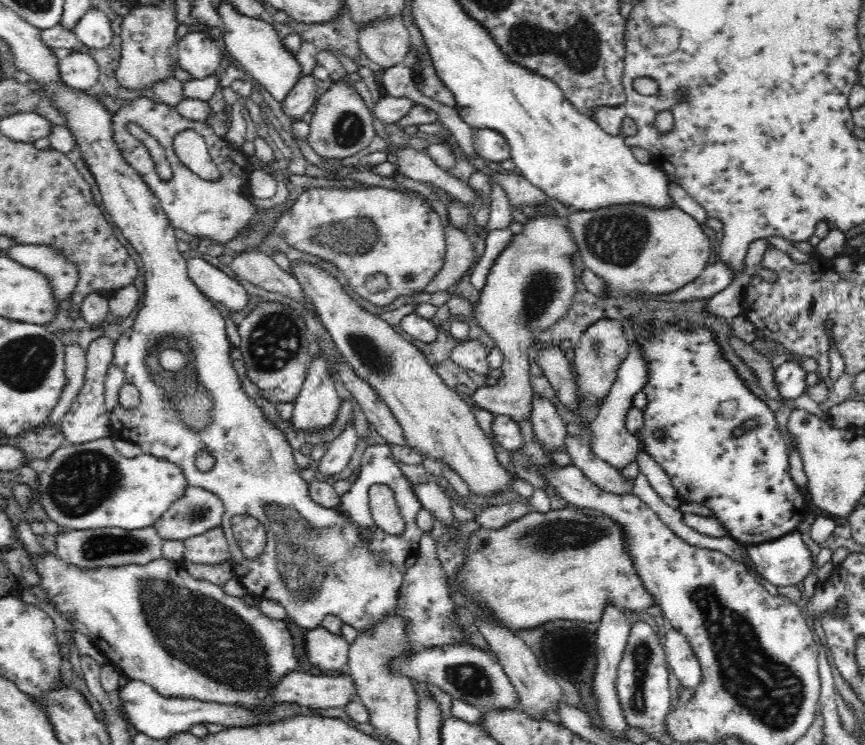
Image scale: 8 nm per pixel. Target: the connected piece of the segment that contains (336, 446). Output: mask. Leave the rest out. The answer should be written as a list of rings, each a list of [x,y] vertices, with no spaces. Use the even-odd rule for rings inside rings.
[[[348,422],[344,431],[339,436],[330,440],[326,454],[322,456],[322,459],[315,463],[314,466],[317,468],[318,474],[329,477],[342,473],[355,452],[358,438],[354,426],[351,426]]]

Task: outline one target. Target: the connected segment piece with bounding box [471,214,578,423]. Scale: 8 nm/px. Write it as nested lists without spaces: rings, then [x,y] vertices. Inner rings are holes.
[[[558,214],[553,217],[538,219],[522,218],[524,233],[514,236],[508,248],[502,252],[490,269],[487,282],[480,298],[476,303],[476,323],[484,328],[484,331],[494,338],[496,346],[503,354],[503,363],[500,367],[500,376],[492,385],[479,386],[471,394],[476,404],[485,408],[488,412],[509,416],[514,422],[528,422],[532,418],[534,410],[534,391],[528,369],[526,351],[530,346],[539,343],[537,336],[542,329],[552,326],[556,320],[560,320],[566,314],[566,310],[572,306],[574,294],[574,272],[570,267],[570,255],[578,252],[571,232],[568,232],[565,223]]]

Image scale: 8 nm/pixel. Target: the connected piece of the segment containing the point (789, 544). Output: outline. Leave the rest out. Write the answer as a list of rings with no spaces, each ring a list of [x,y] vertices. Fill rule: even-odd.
[[[789,532],[787,535],[762,545],[747,544],[753,570],[758,578],[774,586],[801,586],[806,573],[814,568],[810,564],[810,553],[800,533]]]

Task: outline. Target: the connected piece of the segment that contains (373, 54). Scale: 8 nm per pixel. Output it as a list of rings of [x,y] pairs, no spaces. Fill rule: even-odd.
[[[402,13],[384,15],[357,26],[360,48],[382,69],[405,62],[411,50],[411,36],[402,21]]]

